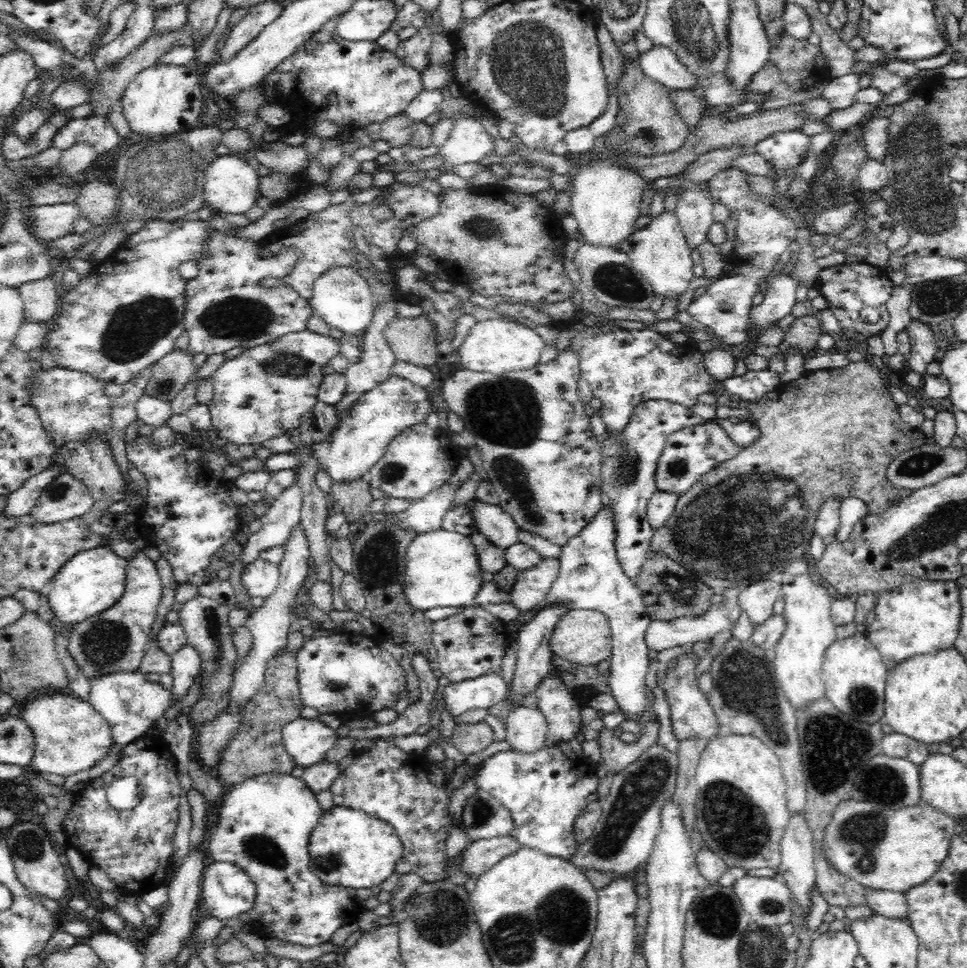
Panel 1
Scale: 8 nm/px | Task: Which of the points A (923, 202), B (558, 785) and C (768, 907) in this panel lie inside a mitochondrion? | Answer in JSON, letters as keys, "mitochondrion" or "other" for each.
{"A":"mitochondrion","B":"other","C":"mitochondrion"}

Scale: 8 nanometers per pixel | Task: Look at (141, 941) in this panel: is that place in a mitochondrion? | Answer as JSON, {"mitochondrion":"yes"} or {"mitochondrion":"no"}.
{"mitochondrion":"no"}

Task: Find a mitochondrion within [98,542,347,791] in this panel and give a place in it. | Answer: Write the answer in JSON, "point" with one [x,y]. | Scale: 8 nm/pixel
{"point":[211,619]}

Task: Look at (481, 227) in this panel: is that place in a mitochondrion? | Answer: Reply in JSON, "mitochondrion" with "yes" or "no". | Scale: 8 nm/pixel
{"mitochondrion":"yes"}

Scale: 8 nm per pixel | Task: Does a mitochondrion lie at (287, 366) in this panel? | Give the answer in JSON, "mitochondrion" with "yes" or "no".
{"mitochondrion":"yes"}

